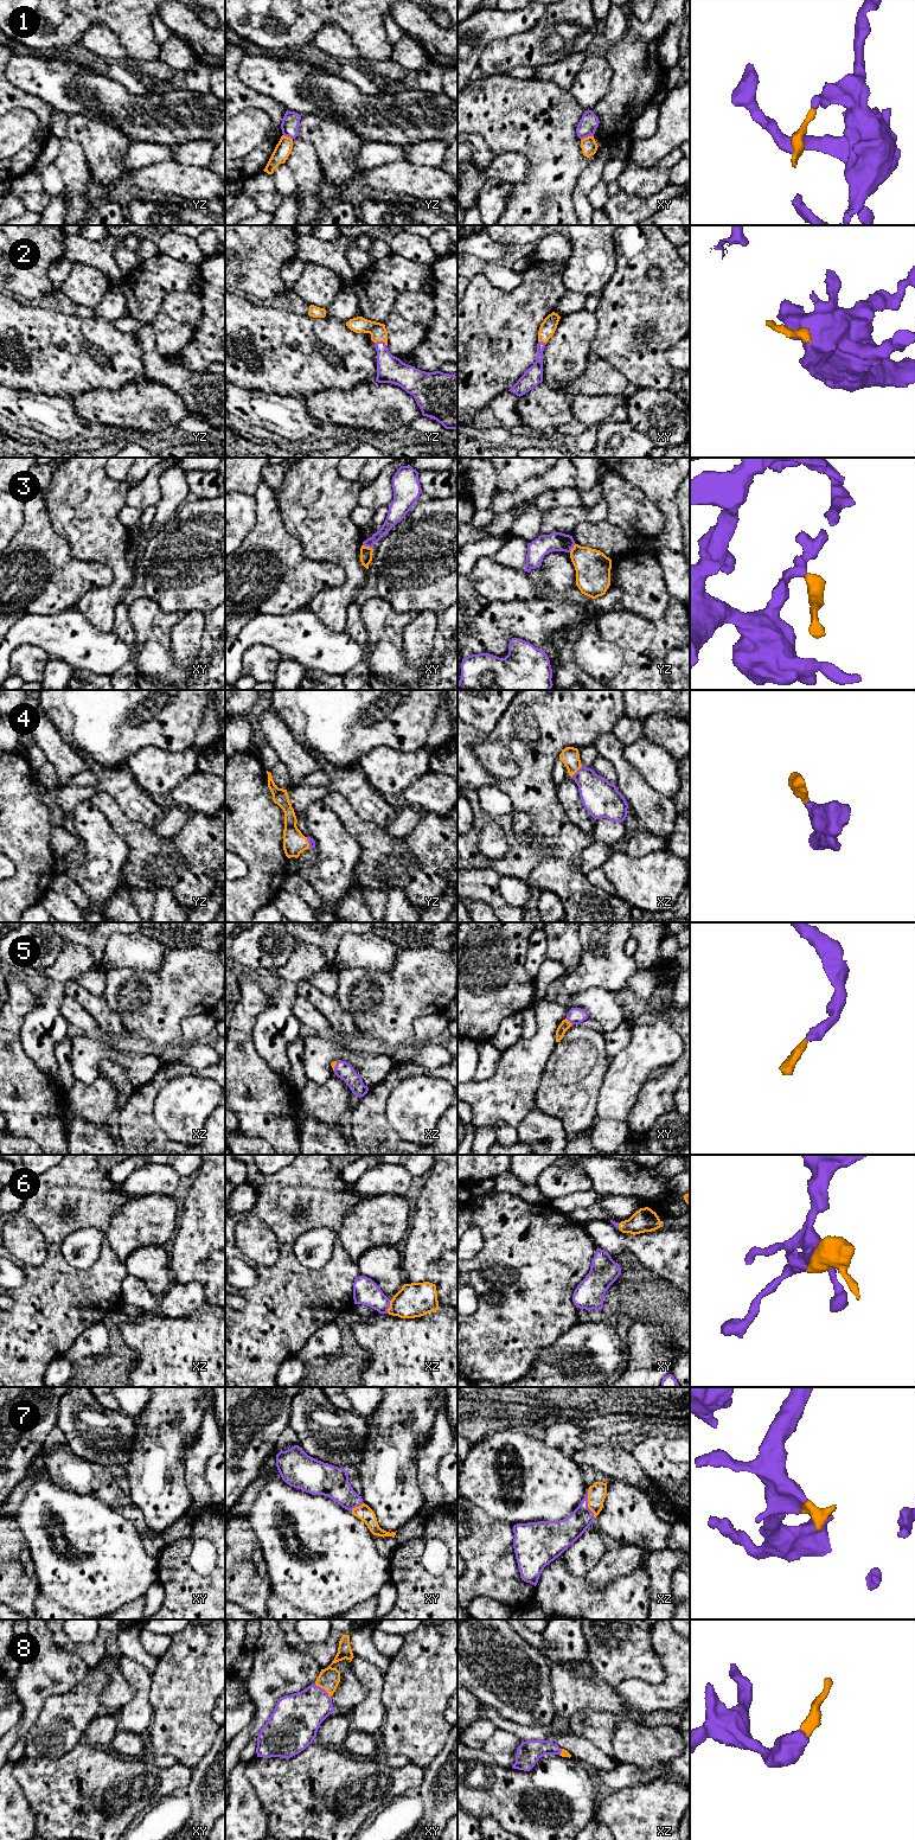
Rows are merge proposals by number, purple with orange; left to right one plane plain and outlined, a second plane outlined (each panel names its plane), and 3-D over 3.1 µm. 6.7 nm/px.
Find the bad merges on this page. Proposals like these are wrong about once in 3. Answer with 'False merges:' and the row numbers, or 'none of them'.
False merges: 1, 3

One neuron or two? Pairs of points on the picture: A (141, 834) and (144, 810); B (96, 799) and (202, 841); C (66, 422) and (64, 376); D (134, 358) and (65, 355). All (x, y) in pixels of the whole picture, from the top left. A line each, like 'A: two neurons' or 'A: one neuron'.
A: two neurons
B: one neuron
C: two neurons
D: one neuron

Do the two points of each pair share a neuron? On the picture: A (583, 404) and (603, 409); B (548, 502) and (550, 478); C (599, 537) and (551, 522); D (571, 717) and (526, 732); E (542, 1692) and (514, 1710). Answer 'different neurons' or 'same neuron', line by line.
A: same neuron
B: different neurons
C: different neurons
D: same neuron
E: same neuron

